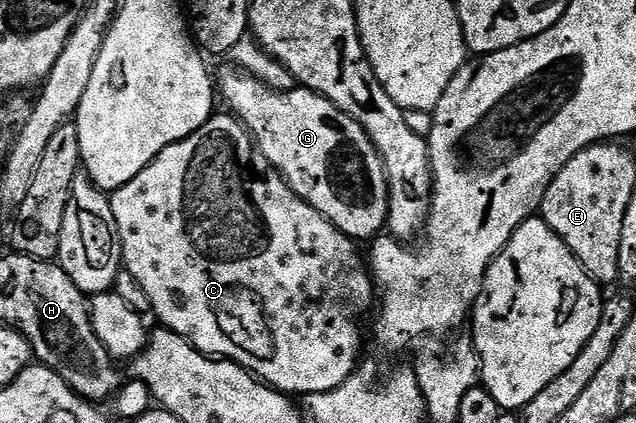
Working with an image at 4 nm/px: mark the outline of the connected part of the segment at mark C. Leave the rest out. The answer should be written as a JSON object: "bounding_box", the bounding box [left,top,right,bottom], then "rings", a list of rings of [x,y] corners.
{"bounding_box":[109,112,375,396],"rings":[[[224,112],[214,113],[213,117],[200,126],[191,136],[187,136],[183,140],[179,140],[175,144],[171,144],[167,148],[163,148],[163,152],[159,152],[159,156],[147,168],[143,168],[143,172],[139,172],[139,176],[135,176],[135,180],[131,180],[126,186],[120,186],[118,190],[112,191],[109,203],[111,204],[111,212],[115,212],[115,224],[117,231],[121,237],[121,260],[124,269],[131,272],[131,276],[135,276],[135,280],[139,280],[139,284],[143,284],[143,292],[147,292],[147,300],[151,300],[153,305],[152,313],[157,314],[157,318],[162,327],[167,330],[173,330],[179,336],[189,339],[189,342],[201,353],[210,356],[216,356],[222,360],[236,362],[237,365],[248,370],[251,374],[256,374],[262,382],[273,387],[274,390],[280,390],[283,394],[290,396],[304,396],[314,394],[315,392],[327,392],[331,388],[339,388],[339,384],[343,384],[351,377],[354,370],[359,365],[361,354],[361,321],[369,314],[369,309],[375,306],[375,283],[370,267],[367,265],[363,254],[357,251],[358,243],[352,238],[348,238],[343,232],[339,232],[339,228],[335,228],[335,224],[331,224],[331,220],[327,216],[323,216],[315,208],[311,208],[311,204],[307,204],[307,200],[299,197],[288,184],[285,179],[277,173],[276,170],[270,168],[265,159],[257,153],[257,143],[254,142],[249,131],[245,129],[242,122],[237,121],[232,113]]]}

